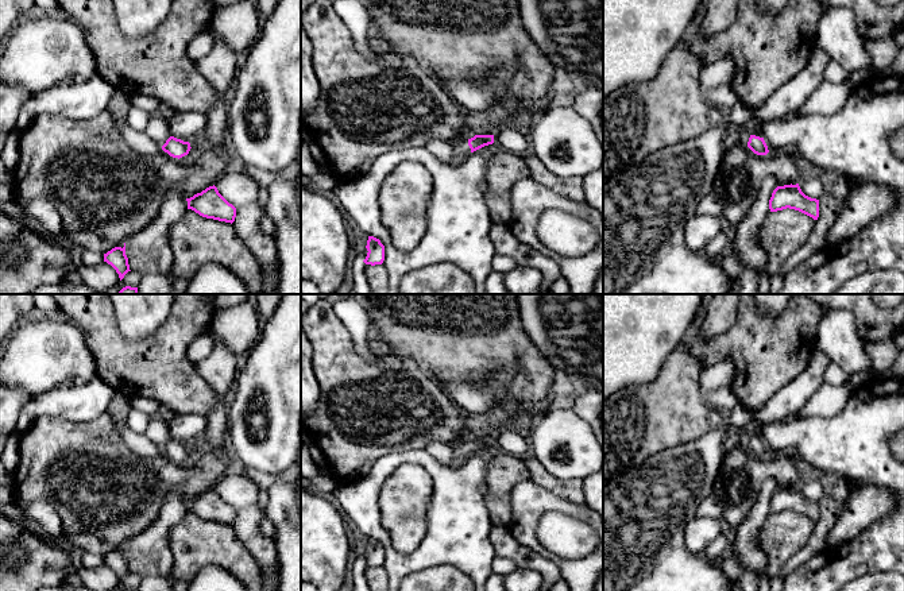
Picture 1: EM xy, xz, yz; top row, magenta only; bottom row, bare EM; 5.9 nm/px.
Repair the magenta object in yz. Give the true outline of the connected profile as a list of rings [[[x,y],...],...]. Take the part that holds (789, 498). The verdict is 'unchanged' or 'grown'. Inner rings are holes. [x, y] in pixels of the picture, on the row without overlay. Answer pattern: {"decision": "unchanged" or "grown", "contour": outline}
{"decision": "unchanged", "contour": [[[799,486],[777,488],[773,492],[769,502],[770,514],[783,513],[787,510],[799,513],[814,522],[818,522],[819,519],[819,502],[806,498]]]}

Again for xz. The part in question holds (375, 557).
{"decision": "unchanged", "contour": [[[368,538],[367,542],[367,559],[363,563],[366,567],[382,567],[385,563],[385,548],[380,545],[379,541],[374,540],[374,538]]]}

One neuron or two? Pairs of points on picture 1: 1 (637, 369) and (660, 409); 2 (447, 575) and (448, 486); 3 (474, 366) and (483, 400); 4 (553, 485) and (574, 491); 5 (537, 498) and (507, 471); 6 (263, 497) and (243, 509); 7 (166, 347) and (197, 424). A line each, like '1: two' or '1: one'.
1: two
2: two
3: two
4: one
5: two
6: two
7: two

